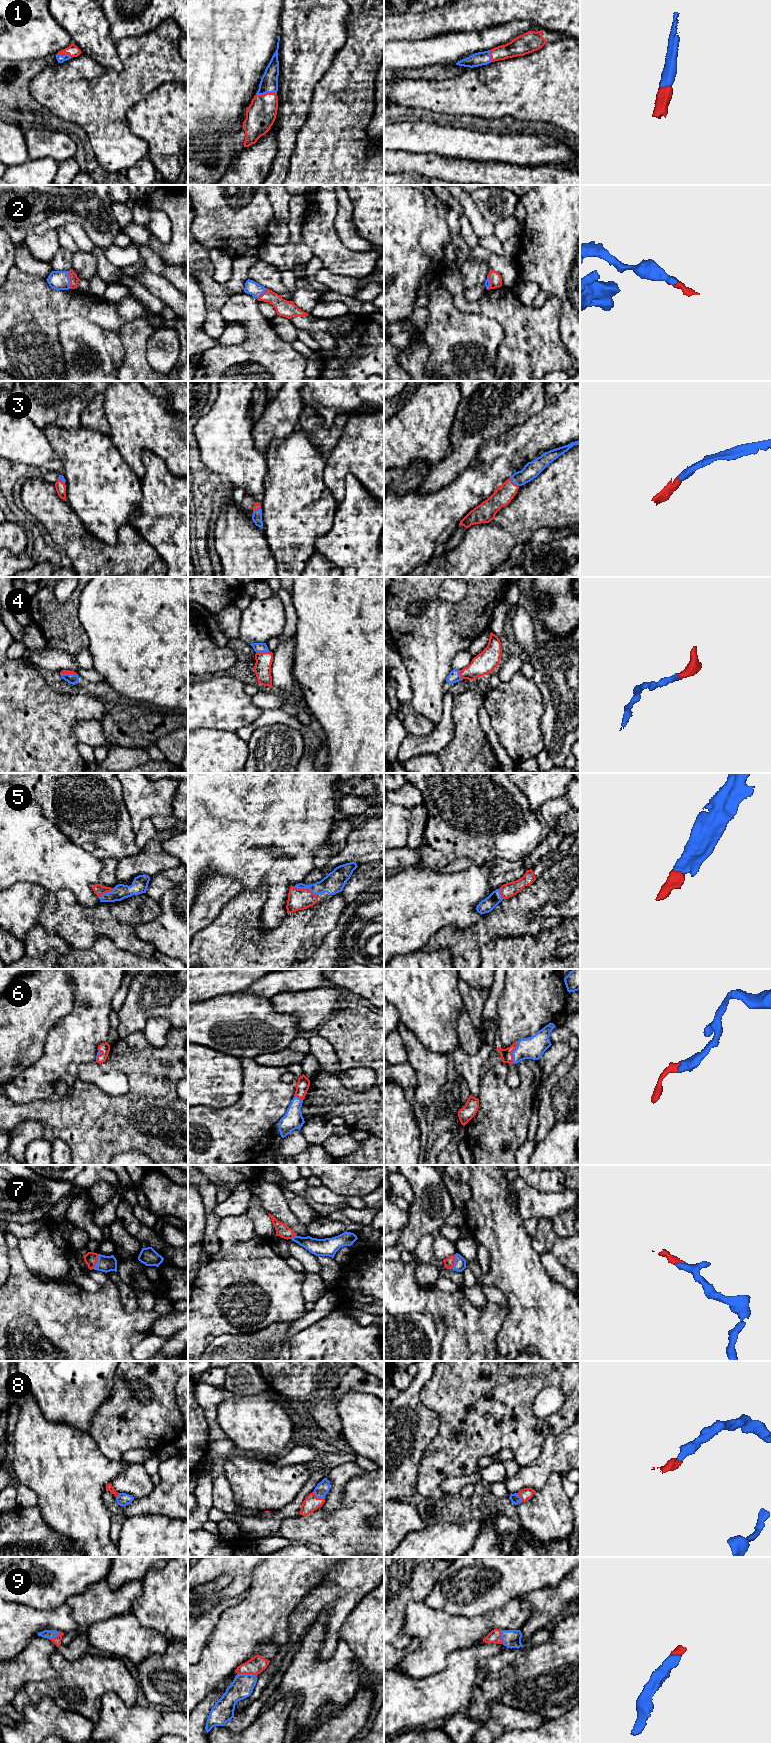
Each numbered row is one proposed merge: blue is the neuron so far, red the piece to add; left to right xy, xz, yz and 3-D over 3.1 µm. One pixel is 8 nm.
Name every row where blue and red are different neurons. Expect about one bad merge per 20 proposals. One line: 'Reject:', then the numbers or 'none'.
Reject: none

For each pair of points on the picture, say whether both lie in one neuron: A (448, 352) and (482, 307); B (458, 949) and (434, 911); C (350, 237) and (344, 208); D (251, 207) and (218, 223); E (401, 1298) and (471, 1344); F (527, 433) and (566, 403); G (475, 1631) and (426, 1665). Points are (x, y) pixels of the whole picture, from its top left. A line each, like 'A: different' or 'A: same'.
A: different
B: different
C: same
D: same
E: same
F: same
G: same

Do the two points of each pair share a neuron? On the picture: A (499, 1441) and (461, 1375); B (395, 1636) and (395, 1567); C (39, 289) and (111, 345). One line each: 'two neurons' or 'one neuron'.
A: one neuron
B: one neuron
C: two neurons

